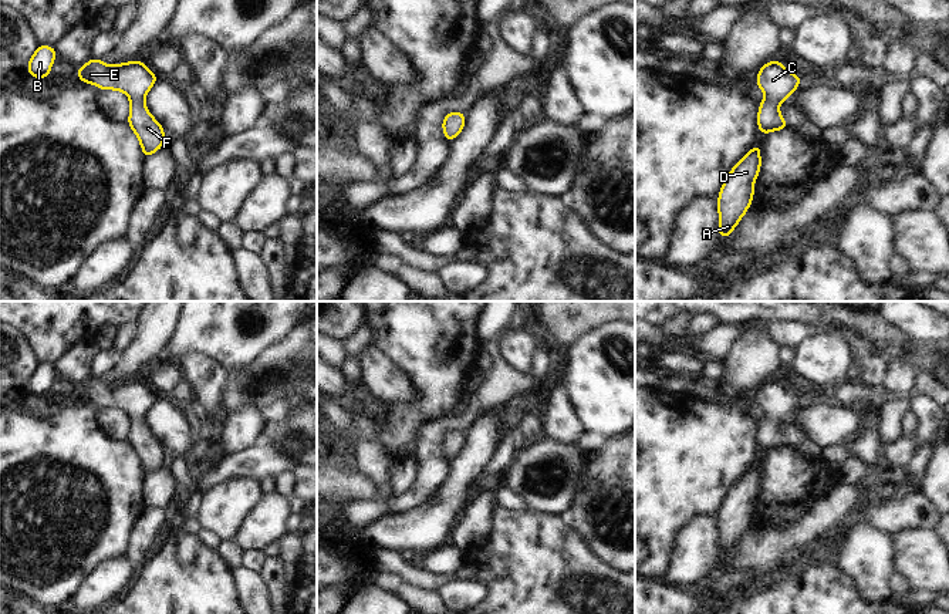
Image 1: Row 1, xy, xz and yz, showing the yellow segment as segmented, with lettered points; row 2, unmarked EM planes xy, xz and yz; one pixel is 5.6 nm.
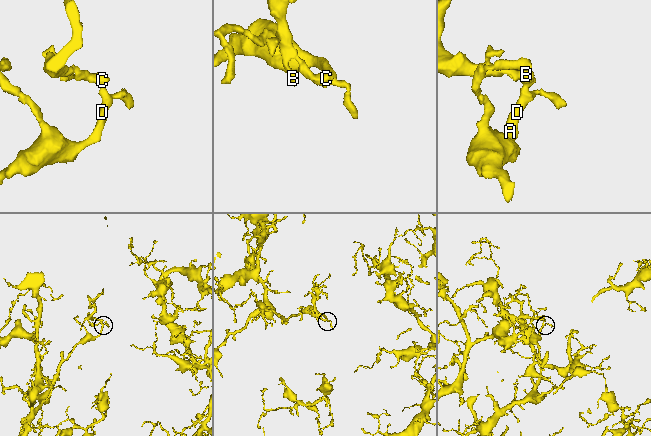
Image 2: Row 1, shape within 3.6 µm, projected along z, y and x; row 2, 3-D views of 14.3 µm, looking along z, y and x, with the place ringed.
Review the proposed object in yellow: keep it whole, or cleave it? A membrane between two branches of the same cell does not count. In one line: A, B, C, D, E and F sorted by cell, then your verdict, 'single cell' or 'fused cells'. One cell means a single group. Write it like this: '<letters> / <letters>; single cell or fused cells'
A B C D E F; single cell

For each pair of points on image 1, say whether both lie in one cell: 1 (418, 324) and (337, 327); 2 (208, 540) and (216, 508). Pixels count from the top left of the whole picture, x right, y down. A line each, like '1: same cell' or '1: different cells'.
1: different cells
2: different cells

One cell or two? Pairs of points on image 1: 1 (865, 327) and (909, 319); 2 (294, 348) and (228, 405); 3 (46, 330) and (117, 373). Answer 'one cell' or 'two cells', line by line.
1: two cells
2: one cell
3: two cells

